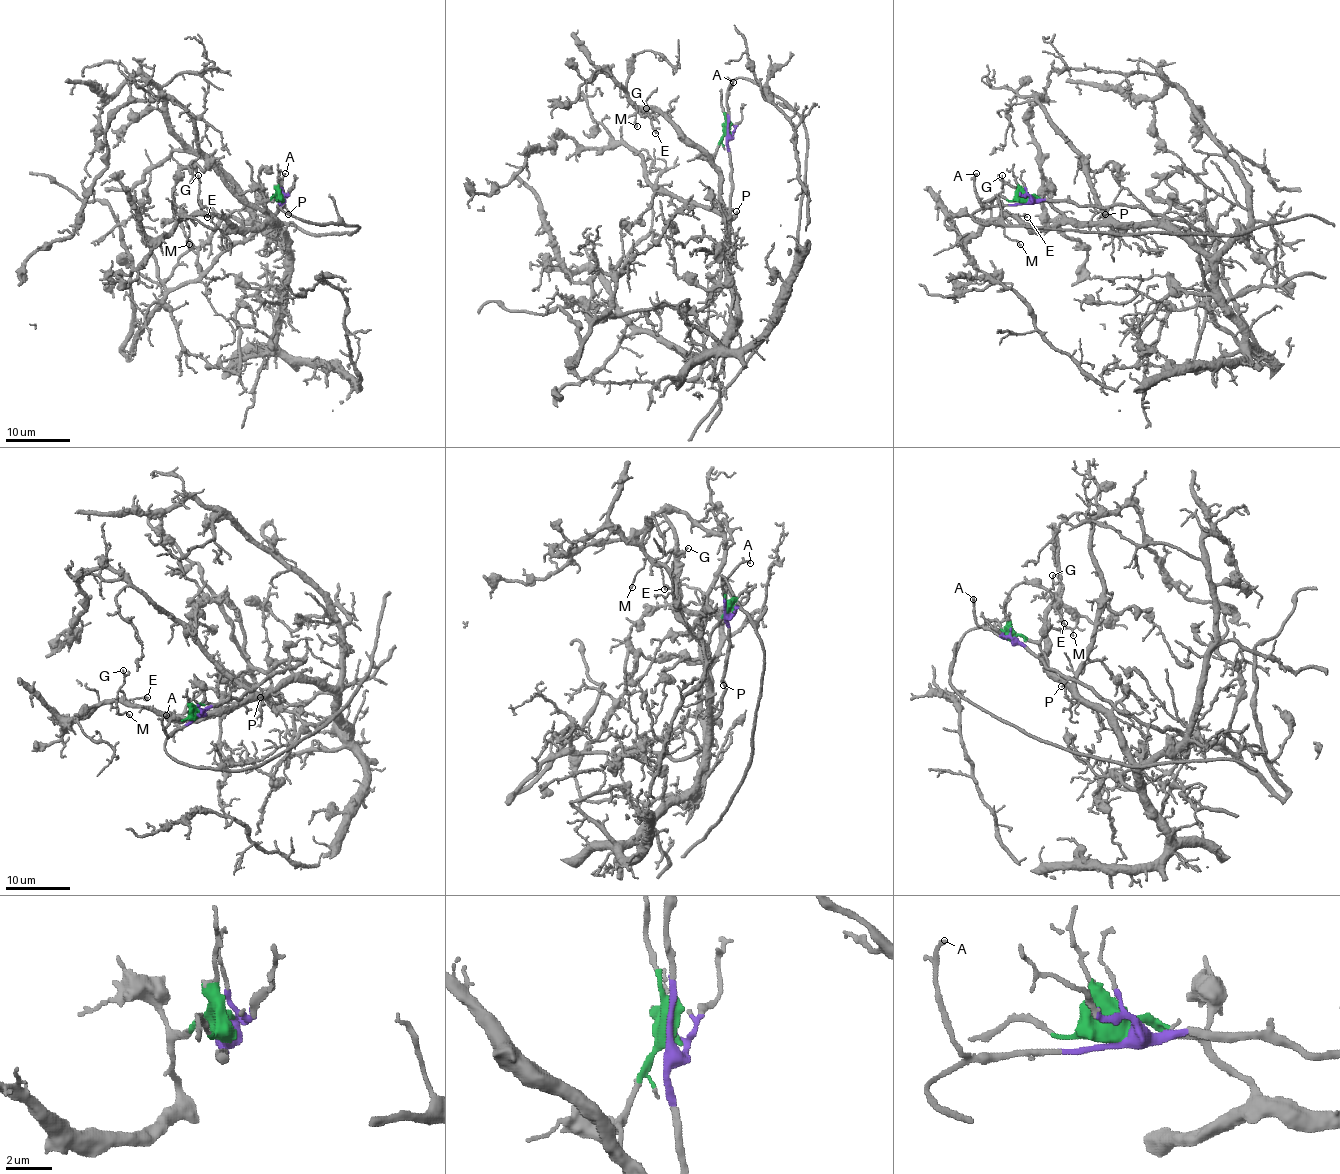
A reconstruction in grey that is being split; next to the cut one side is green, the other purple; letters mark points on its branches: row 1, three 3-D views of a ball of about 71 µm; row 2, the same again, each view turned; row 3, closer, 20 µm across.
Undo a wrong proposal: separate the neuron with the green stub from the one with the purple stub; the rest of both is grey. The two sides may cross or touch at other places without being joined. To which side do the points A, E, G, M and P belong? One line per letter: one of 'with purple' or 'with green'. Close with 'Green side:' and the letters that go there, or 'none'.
A: with purple
E: with green
G: with green
M: with green
P: with purple
Green side: E, G, M

